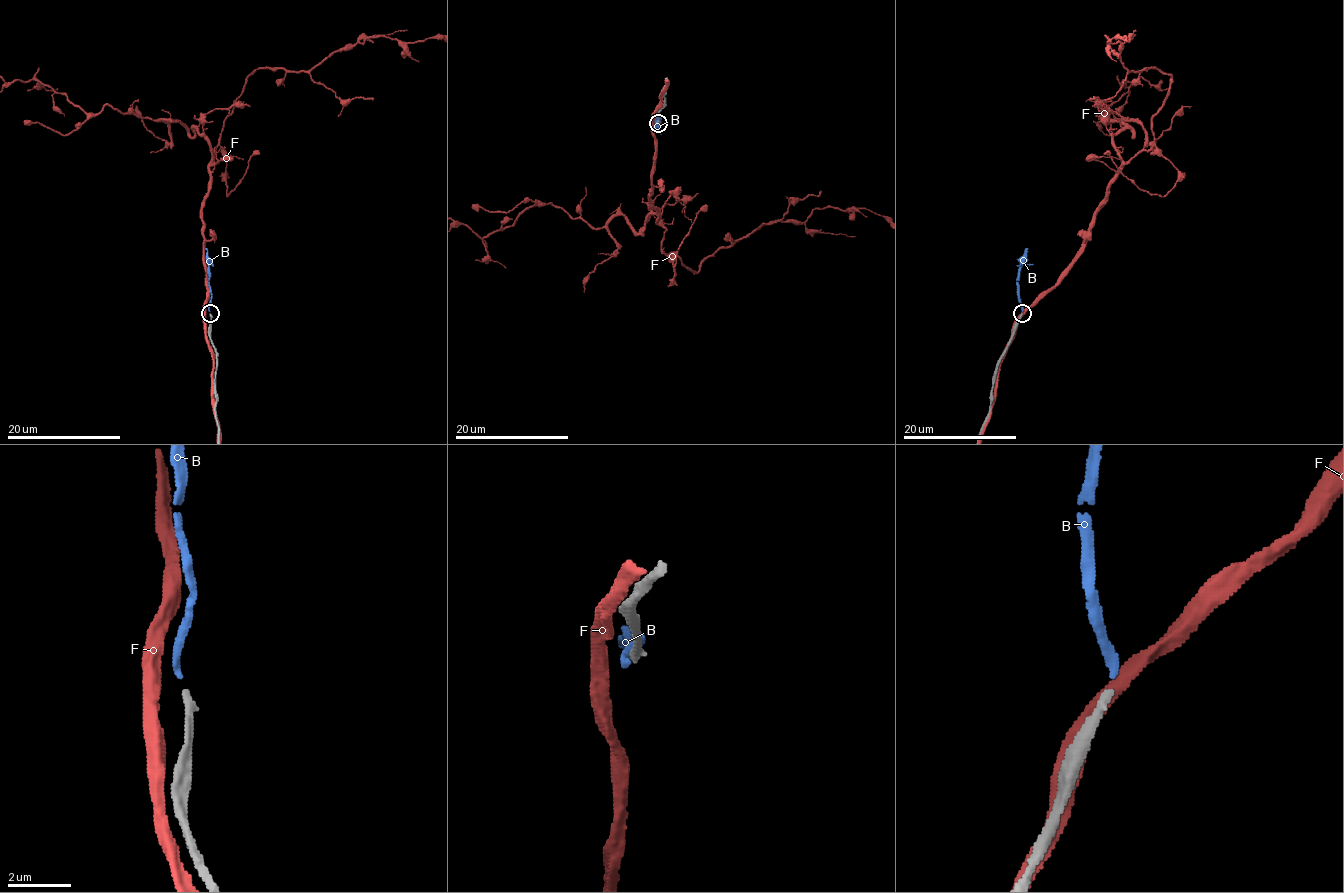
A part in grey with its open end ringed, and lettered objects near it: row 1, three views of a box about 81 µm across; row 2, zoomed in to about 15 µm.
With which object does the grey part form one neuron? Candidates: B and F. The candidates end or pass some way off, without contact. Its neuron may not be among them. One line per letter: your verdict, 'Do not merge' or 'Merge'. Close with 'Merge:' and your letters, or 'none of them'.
B: Merge
F: Do not merge
Merge: B

